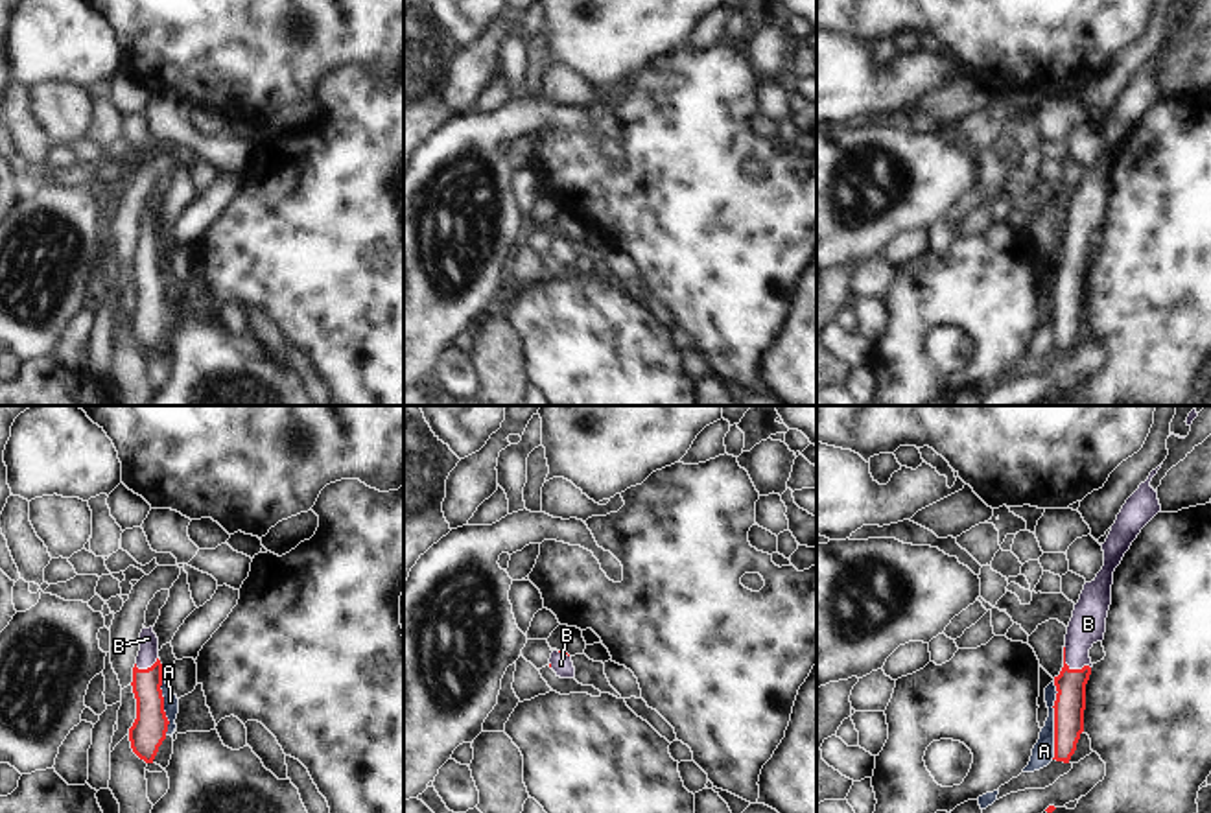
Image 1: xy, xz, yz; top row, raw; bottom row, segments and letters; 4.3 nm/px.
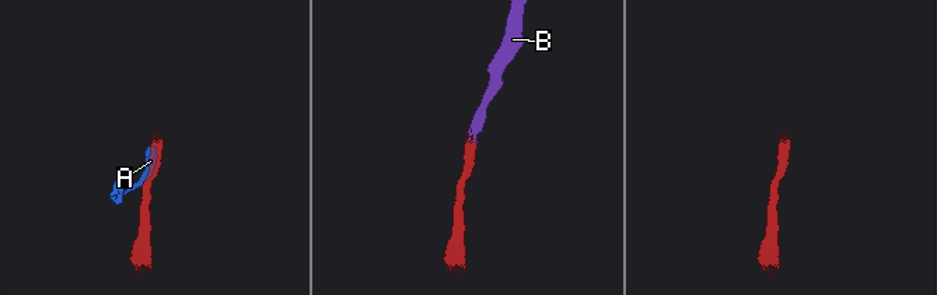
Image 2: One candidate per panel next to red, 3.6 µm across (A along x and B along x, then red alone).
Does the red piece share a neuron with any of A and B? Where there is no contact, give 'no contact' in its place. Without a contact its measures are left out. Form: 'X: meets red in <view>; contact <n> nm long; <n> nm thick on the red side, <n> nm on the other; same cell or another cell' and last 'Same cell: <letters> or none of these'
A: meets red in yz; contact 340 nm long; 140 nm thick on the red side, 100 nm on the other; another cell
B: meets red in yz; contact 160 nm long; 140 nm thick on the red side, 160 nm on the other; same cell
Same cell: B

